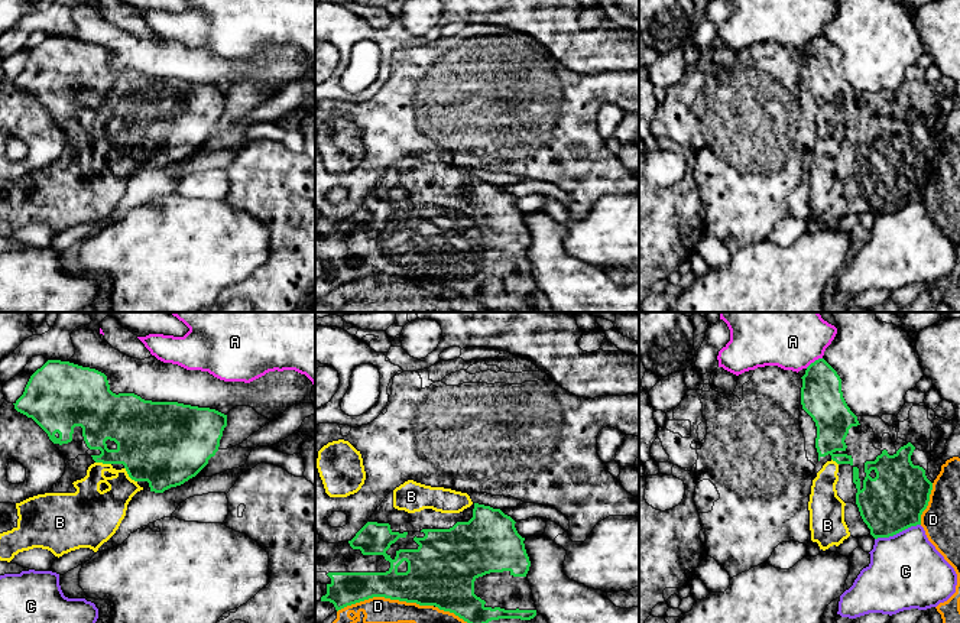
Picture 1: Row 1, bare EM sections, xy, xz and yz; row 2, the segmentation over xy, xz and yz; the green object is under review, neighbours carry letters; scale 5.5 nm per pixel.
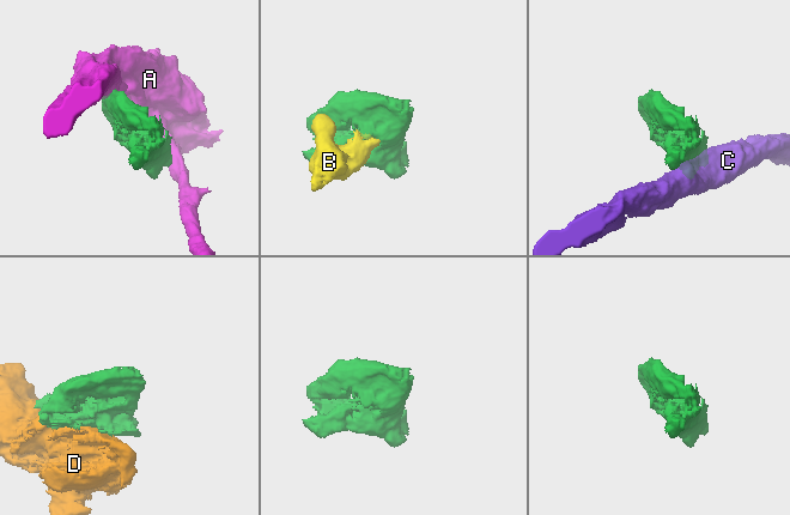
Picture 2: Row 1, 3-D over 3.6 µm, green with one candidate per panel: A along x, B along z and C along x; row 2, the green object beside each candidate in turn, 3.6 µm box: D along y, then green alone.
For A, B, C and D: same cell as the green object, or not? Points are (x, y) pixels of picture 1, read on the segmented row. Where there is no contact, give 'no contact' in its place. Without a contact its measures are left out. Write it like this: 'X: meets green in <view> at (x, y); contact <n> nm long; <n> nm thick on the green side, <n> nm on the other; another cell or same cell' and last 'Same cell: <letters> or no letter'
A: meets green in yz at (814, 362); contact 110 nm long; 240 nm thick on the green side, 420 nm on the other; another cell
B: meets green in xy at (129, 476); contact 110 nm long; 460 nm thick on the green side, 220 nm on the other; same cell
C: meets green in yz at (897, 532); contact 280 nm long; 340 nm thick on the green side, 420 nm on the other; another cell
D: meets green in xz at (385, 597); contact 550 nm long; 260 nm thick on the green side, 140 nm on the other; another cell
Same cell: B

